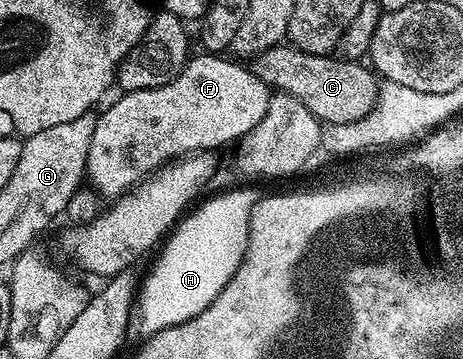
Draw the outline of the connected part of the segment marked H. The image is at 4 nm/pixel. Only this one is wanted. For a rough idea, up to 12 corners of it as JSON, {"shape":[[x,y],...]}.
{"shape":[[232,189],[169,234],[136,303],[149,339],[235,274],[261,191]]}

